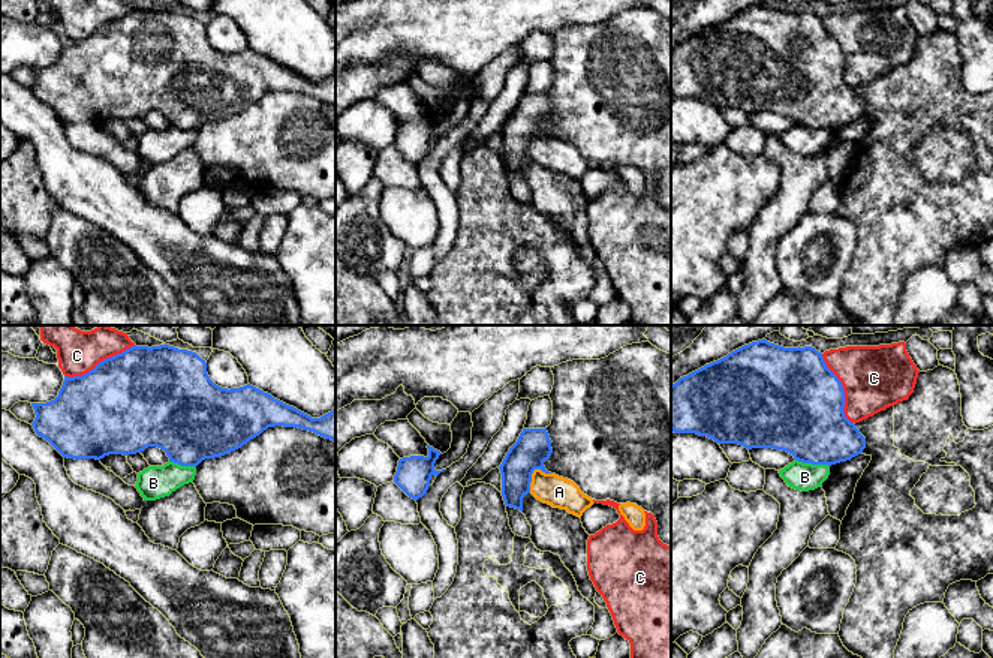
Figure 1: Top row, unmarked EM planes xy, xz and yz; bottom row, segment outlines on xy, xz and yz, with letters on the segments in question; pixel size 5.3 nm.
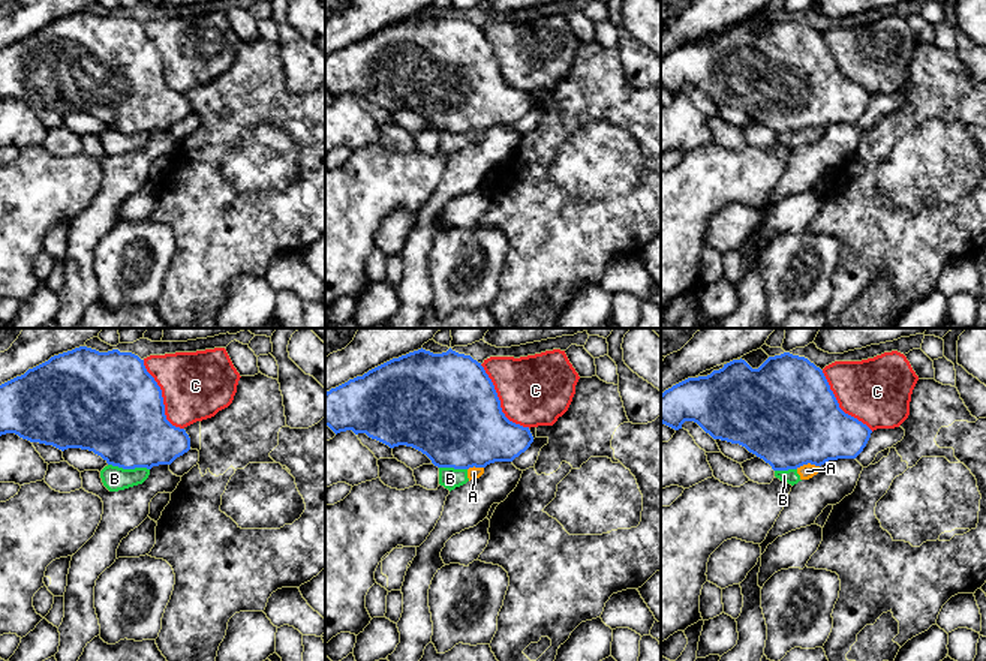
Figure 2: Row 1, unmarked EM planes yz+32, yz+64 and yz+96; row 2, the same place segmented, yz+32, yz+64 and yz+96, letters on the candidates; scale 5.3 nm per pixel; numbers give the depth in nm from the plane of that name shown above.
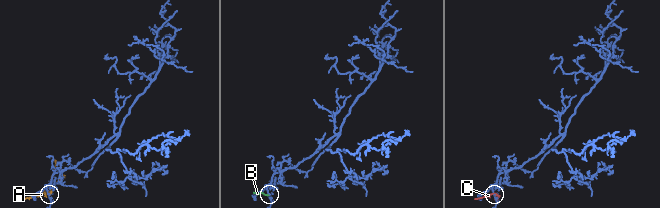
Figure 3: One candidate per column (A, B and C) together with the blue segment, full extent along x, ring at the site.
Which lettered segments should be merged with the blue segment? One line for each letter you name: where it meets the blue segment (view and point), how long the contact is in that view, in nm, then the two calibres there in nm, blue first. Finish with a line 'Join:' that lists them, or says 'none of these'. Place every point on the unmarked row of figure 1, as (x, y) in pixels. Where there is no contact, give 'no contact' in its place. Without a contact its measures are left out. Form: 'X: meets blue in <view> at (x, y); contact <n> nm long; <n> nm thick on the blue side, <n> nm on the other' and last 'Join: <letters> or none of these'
Join: none of these

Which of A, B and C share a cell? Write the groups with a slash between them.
A B / C

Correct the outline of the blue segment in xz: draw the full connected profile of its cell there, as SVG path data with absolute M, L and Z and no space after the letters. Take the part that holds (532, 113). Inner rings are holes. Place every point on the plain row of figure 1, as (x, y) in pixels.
M523 93L517 106L506 117L502 129L499 130L502 138L502 160L506 171L520 174L523 177L523 162L530 157L532 138L535 133L541 133L545 138L551 138L545 133L544 126L550 123L553 117L551 103L545 93Z

